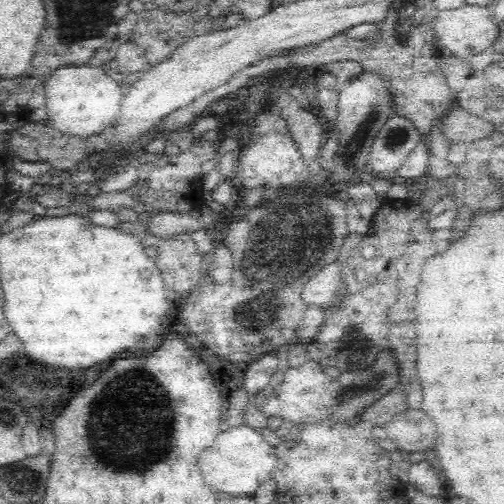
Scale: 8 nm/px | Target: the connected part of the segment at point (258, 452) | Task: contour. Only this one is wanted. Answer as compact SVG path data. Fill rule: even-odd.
M250 426L229 427L218 434L216 444L200 456L200 468L206 484L214 492L226 492L234 496L253 496L258 486L265 482L277 466L279 447L268 444L266 438Z

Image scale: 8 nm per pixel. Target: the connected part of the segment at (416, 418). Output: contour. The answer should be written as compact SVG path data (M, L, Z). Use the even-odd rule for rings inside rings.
M406 408L385 425L387 440L396 443L399 450L406 452L406 457L432 448L436 436L434 423L422 409Z

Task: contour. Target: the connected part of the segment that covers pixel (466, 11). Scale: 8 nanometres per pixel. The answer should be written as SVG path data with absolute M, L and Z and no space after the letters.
M463 4L455 9L444 10L440 14L435 14L432 25L436 42L444 48L442 53L454 55L460 59L469 59L493 46L498 34L497 26L491 19L490 11L487 7L480 5Z

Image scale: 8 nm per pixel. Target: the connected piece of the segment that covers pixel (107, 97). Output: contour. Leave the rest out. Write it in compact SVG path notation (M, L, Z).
M86 64L66 65L50 74L45 83L48 125L68 137L86 141L102 134L112 126L112 120L120 110L122 88L116 80L108 78L102 68L86 68Z

